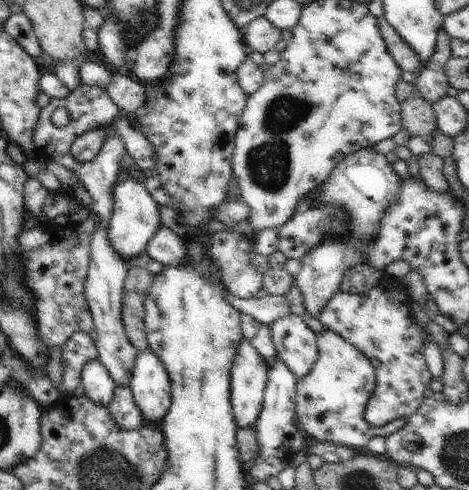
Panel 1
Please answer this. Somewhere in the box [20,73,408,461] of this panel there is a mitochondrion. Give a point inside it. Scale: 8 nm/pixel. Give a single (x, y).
(268, 164)

